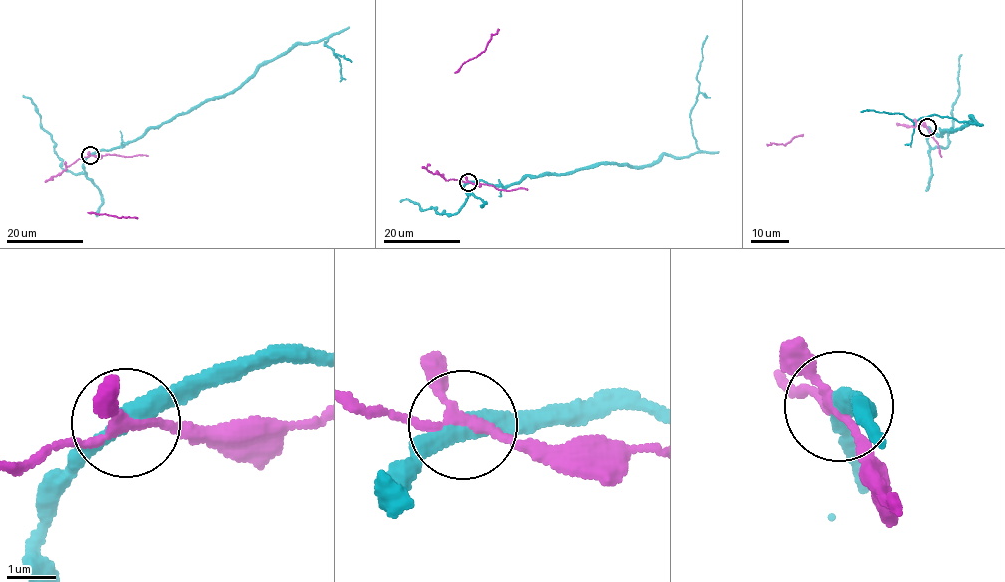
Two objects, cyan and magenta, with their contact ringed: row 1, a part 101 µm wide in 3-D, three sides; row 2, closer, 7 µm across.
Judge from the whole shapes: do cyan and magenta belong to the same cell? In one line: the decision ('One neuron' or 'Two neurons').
Two neurons

